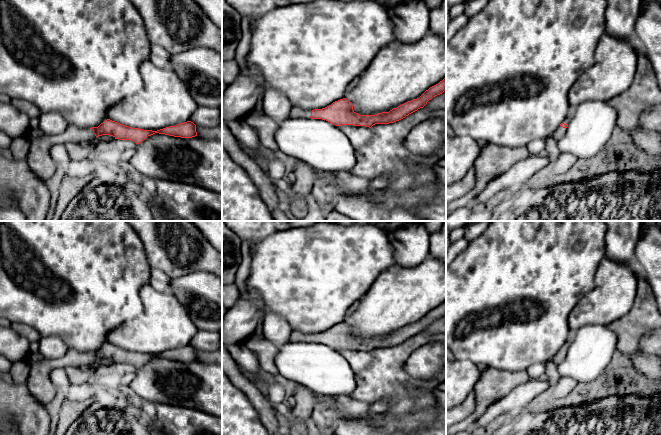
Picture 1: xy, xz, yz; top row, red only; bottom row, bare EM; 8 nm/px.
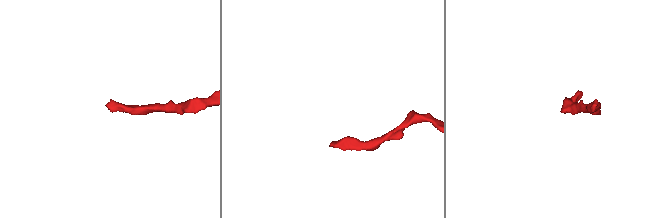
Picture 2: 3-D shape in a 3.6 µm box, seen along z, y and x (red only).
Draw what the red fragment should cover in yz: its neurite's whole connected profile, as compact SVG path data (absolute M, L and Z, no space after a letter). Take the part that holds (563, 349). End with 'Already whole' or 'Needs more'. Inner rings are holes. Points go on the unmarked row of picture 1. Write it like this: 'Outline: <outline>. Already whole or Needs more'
Outline: M569 330L567 340L565 341L564 345L560 348L560 350L555 354L553 357L553 361L558 365L560 364L566 357L566 352L570 347L574 337L576 335L576 330Z. Needs more

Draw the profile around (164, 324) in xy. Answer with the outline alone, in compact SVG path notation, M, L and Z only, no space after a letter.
M150 285L140 289L143 312L123 322L107 334L107 342L117 347L143 354L157 355L190 345L199 329L194 325L182 304L170 291L157 291Z

